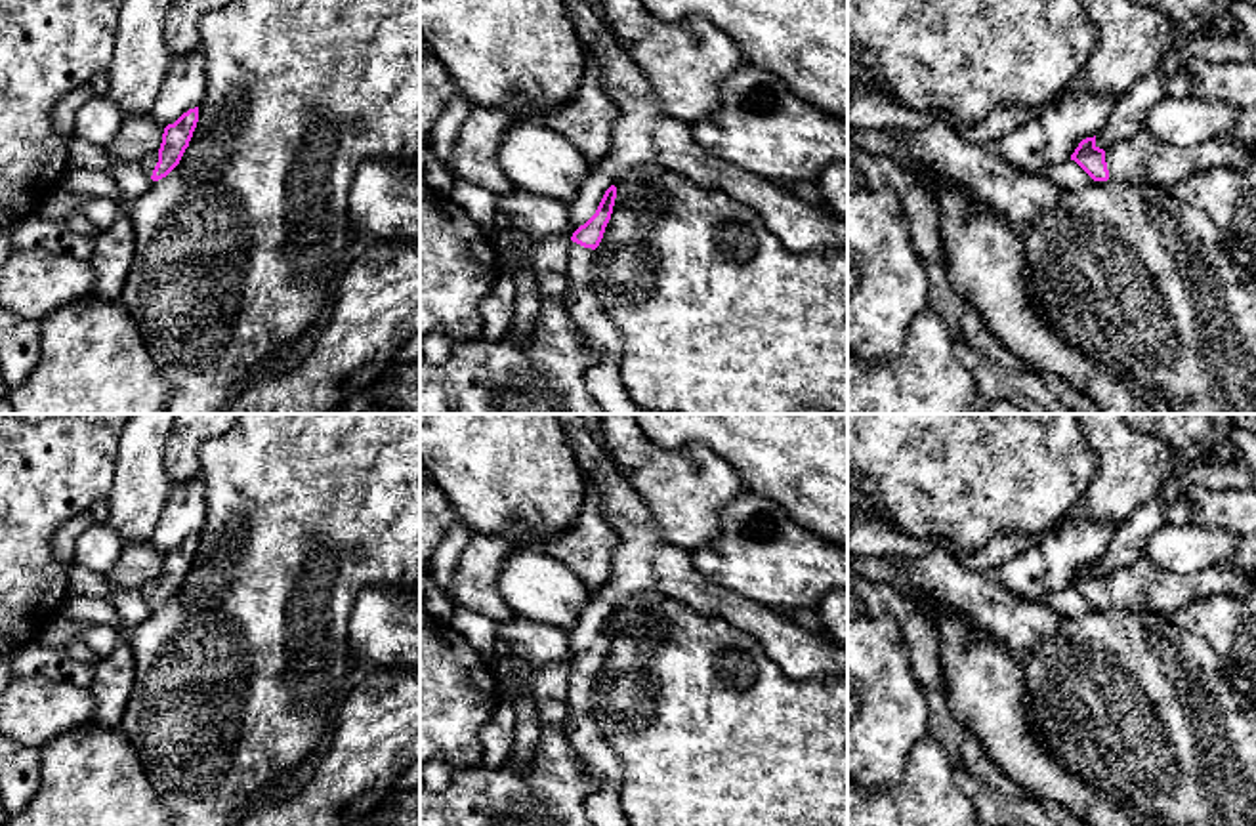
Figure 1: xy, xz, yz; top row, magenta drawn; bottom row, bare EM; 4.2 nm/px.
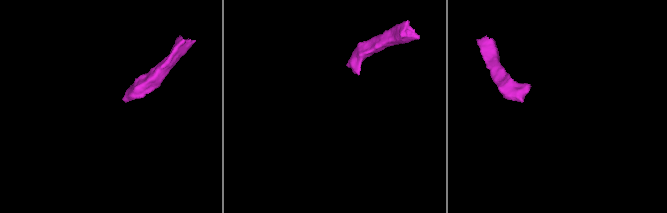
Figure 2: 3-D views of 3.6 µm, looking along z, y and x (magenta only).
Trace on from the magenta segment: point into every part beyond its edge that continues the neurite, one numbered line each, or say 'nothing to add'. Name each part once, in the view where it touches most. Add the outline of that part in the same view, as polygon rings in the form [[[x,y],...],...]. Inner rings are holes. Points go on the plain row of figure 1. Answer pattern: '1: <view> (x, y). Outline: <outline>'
1: yz (1142, 584). Outline: [[[1141,557],[1140,561],[1111,572],[1105,578],[1105,589],[1109,607],[1174,612],[1191,601],[1218,593],[1246,597],[1252,578],[1254,574],[1245,570],[1218,565],[1191,574],[1178,574]]]

